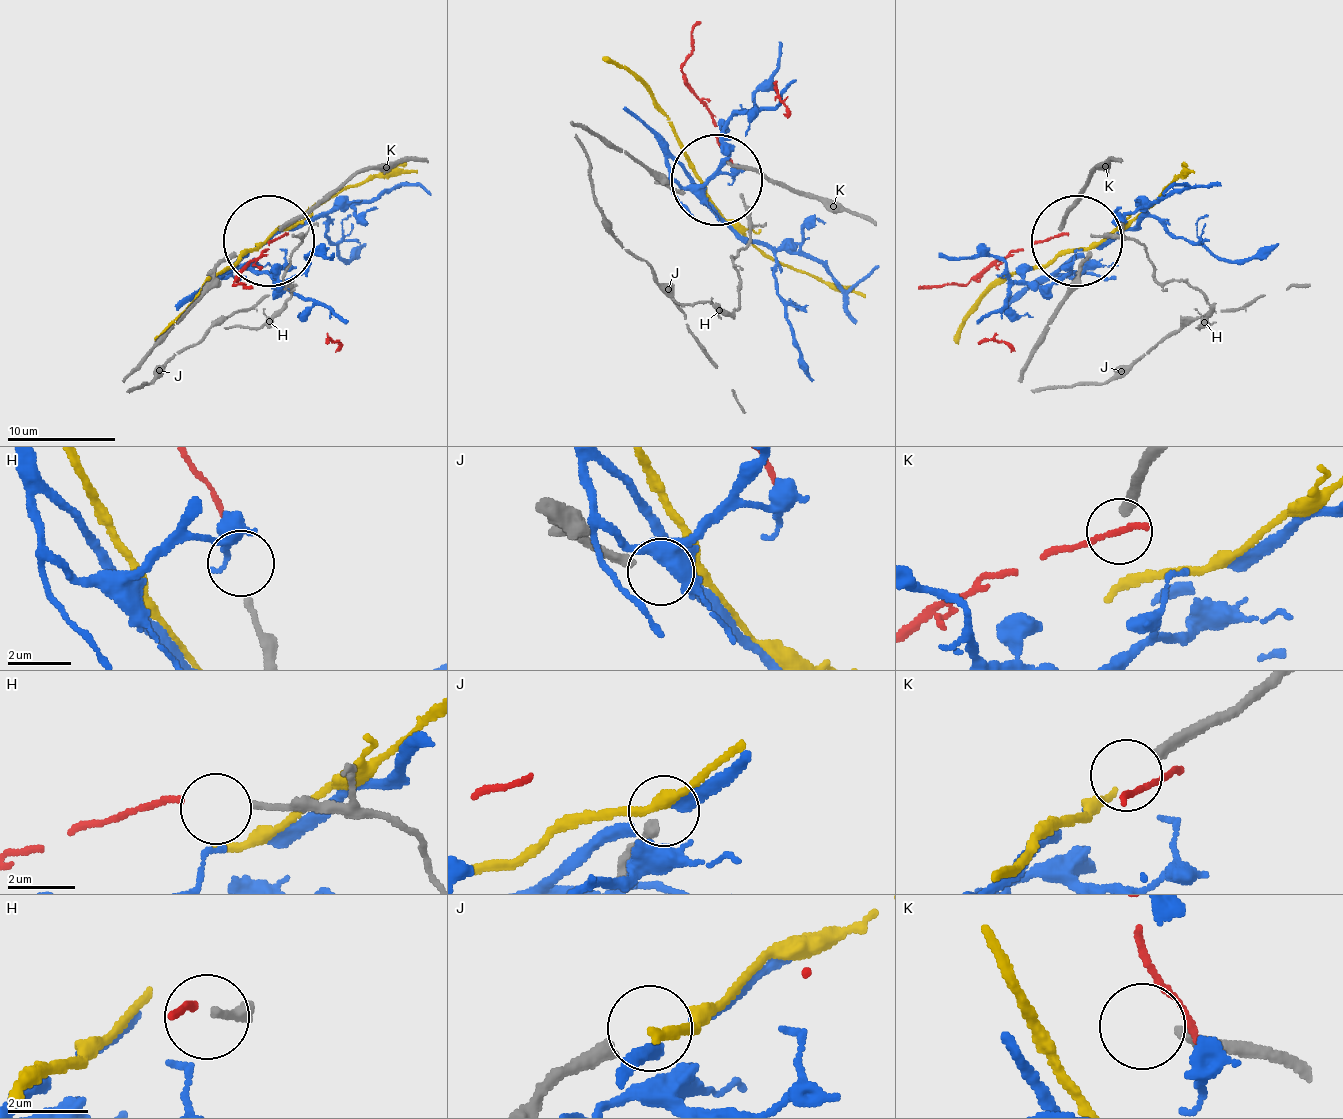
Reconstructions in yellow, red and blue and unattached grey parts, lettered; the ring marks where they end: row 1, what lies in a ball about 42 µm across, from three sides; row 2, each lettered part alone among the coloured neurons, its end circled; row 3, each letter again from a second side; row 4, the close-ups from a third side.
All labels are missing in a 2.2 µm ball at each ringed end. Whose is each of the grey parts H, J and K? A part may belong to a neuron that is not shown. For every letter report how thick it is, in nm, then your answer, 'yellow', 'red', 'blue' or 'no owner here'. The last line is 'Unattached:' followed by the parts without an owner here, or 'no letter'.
H: calibre 180 nm; red
J: calibre 340 nm; yellow
K: calibre 280 nm; no owner here
Unattached: K

